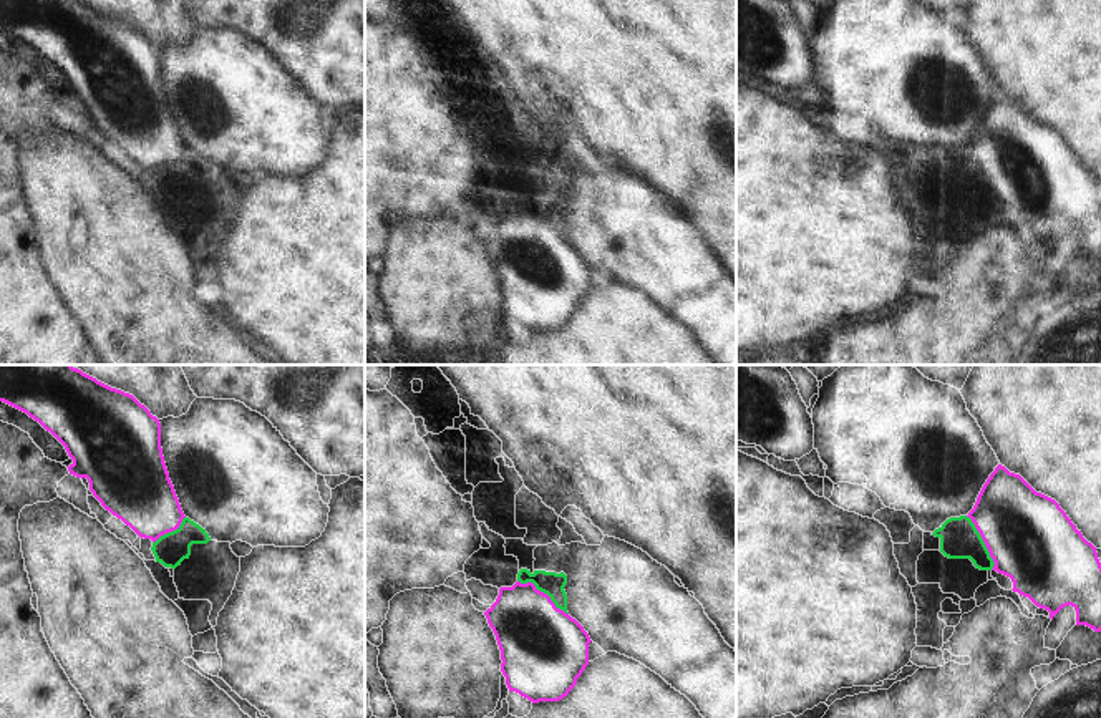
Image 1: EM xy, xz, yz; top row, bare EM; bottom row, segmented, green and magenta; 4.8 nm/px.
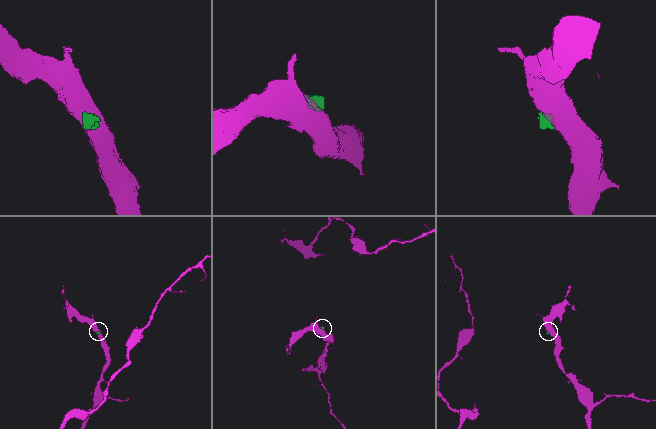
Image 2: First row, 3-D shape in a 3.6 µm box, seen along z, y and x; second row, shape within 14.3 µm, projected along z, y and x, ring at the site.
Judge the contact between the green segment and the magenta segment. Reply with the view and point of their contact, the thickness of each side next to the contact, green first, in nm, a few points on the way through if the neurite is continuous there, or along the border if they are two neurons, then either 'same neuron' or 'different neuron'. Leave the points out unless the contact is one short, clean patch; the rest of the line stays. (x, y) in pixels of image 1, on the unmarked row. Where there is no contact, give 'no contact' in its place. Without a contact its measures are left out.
xz (544, 221) | 120/380 nm | across xz (552, 213), (544, 221), (539, 272) | same neuron

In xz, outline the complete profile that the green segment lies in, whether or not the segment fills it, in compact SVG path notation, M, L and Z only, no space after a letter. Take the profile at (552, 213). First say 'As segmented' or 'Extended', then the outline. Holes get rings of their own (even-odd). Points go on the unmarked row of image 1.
Extended. M521 197L512 216L501 216L496 230L484 240L501 279L501 300L509 320L532 332L559 330L575 315L589 294L589 272L584 255L567 240L564 201Z

